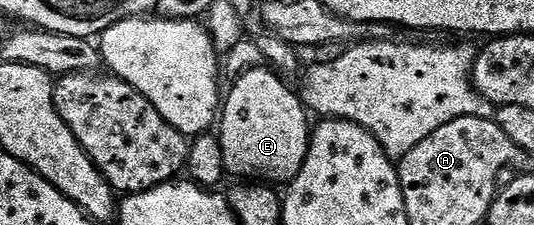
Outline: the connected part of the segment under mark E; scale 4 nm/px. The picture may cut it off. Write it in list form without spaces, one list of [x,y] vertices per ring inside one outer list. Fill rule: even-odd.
[[[260,67],[247,70],[232,82],[233,90],[228,90],[223,101],[223,108],[219,113],[219,136],[223,155],[225,156],[225,168],[230,174],[239,177],[237,179],[256,179],[261,183],[275,183],[282,181],[288,183],[303,167],[303,159],[309,150],[311,136],[311,119],[300,96],[293,93],[280,81],[272,68]]]

